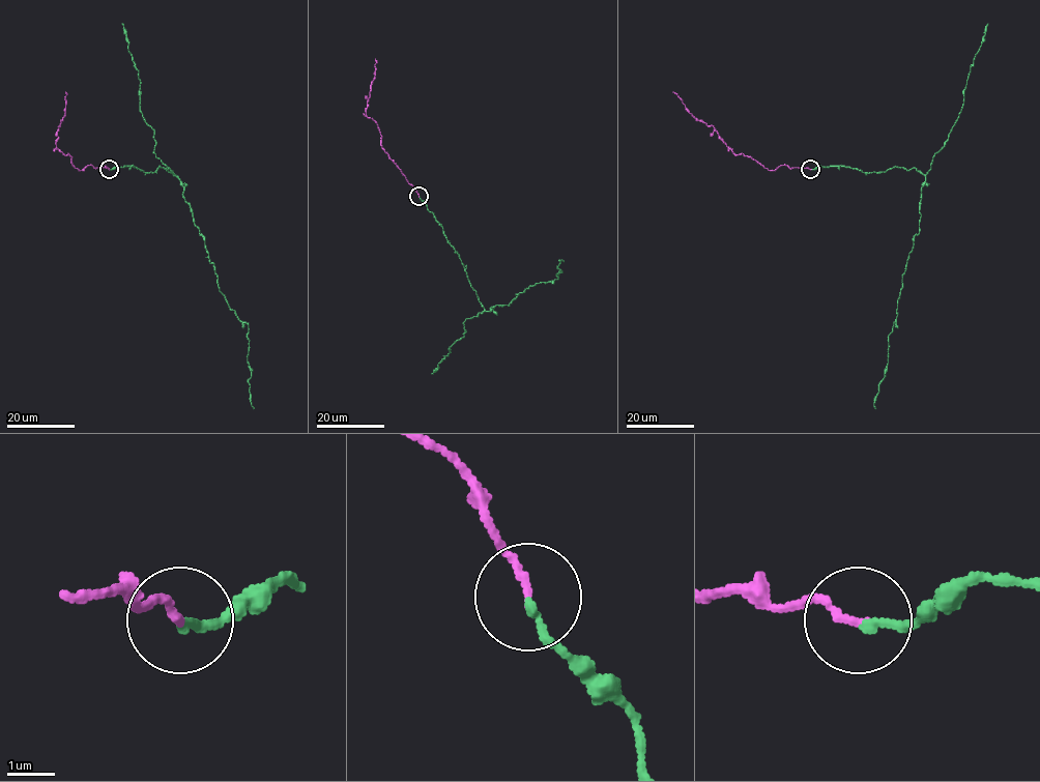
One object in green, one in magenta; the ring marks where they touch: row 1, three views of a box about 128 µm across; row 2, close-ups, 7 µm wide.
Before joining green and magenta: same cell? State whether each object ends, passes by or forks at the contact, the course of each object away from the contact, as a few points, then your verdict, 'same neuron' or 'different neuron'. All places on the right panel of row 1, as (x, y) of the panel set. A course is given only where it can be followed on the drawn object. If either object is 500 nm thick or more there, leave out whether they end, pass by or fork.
green ends there; magenta ends there; green runs (810, 169), (842, 166), (868, 173), (898, 167), (915, 168), (926, 177), (919, 232), (902, 276), (875, 408); magenta runs (810, 169), (784, 165), (769, 170), (750, 156), (737, 155), (713, 126), (697, 120), (672, 91); same neuron

